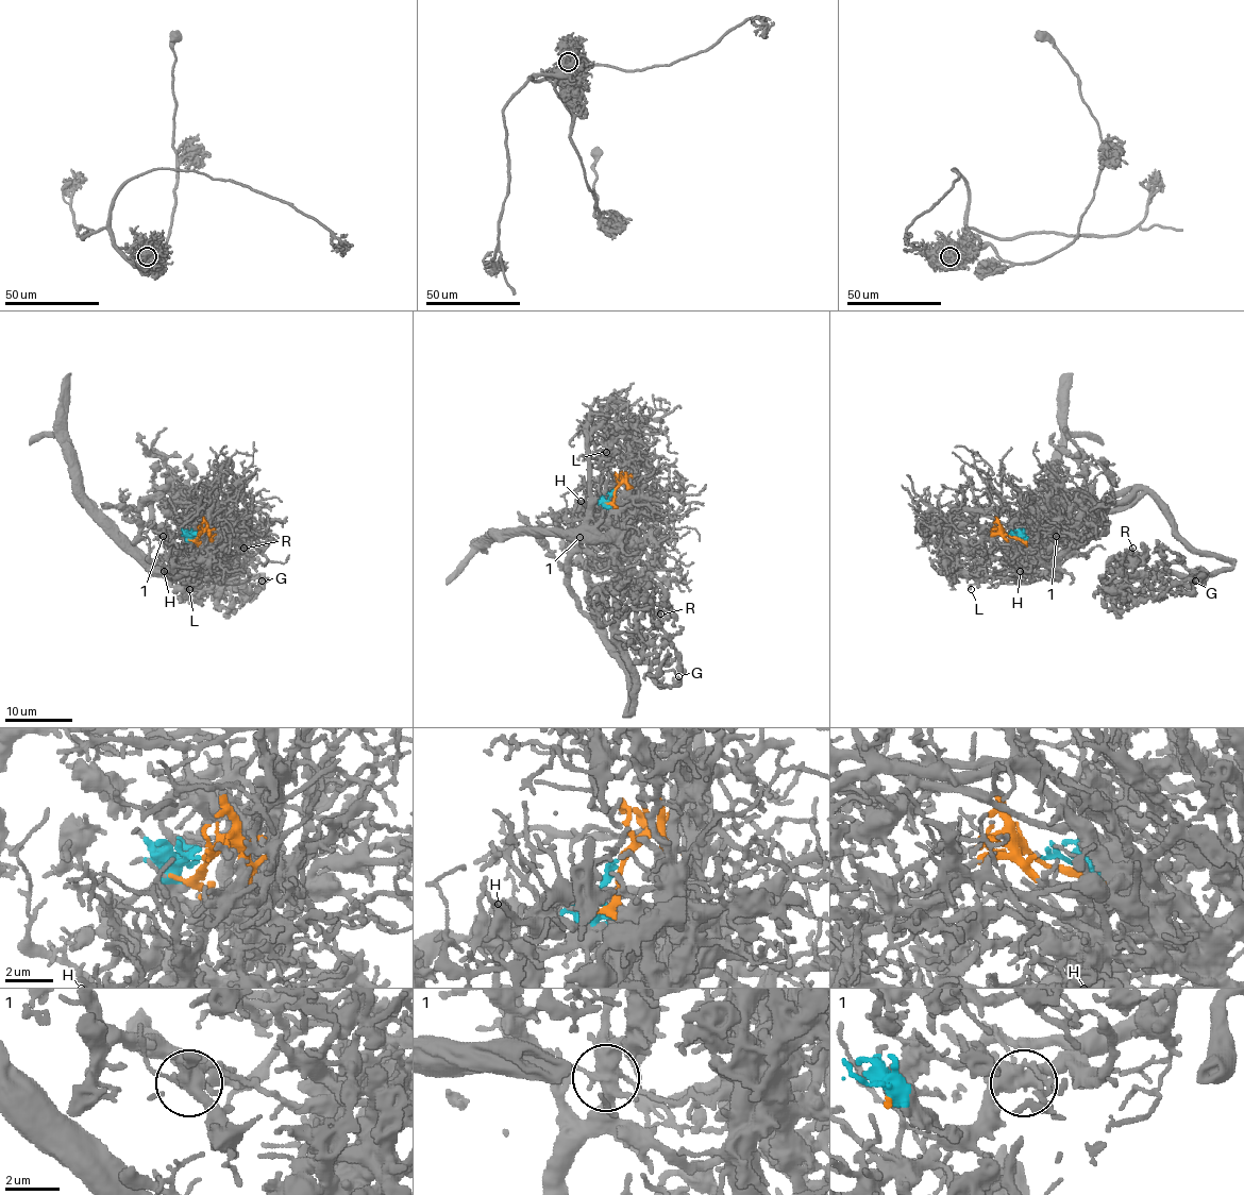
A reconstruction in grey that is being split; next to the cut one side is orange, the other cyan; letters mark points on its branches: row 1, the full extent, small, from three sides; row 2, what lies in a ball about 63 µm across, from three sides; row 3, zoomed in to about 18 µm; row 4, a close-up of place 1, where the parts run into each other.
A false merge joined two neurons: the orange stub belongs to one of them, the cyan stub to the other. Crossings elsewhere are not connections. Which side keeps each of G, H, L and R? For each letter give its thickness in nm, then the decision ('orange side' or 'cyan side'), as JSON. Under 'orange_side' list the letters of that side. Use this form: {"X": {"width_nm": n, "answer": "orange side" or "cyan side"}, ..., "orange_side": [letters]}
{"G": {"width_nm": 260, "answer": "cyan side"}, "H": {"width_nm": 190, "answer": "cyan side"}, "L": {"width_nm": 190, "answer": "orange side"}, "R": {"width_nm": 170, "answer": "cyan side"}, "orange_side": ["L"]}

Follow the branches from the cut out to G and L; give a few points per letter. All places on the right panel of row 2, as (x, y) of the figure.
G: (1008, 534), (1041, 548), (1144, 490), (1193, 548), (1233, 565), (1164, 568), (1203, 573), (1195, 582)
L: (1008, 534), (1002, 531), (989, 534), (959, 557), (959, 566), (974, 582), (969, 586), (971, 589)

